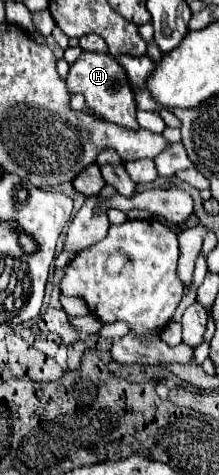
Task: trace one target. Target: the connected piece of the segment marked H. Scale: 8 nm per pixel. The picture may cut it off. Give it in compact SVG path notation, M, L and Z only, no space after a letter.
M83 52L77 58L77 62L69 68L67 88L71 90L71 94L83 94L87 106L103 120L109 120L123 128L133 128L133 130L139 128L135 118L137 104L135 104L133 90L129 88L129 78L125 76L125 70L121 70L121 64L117 64L117 60L111 58L109 54Z

